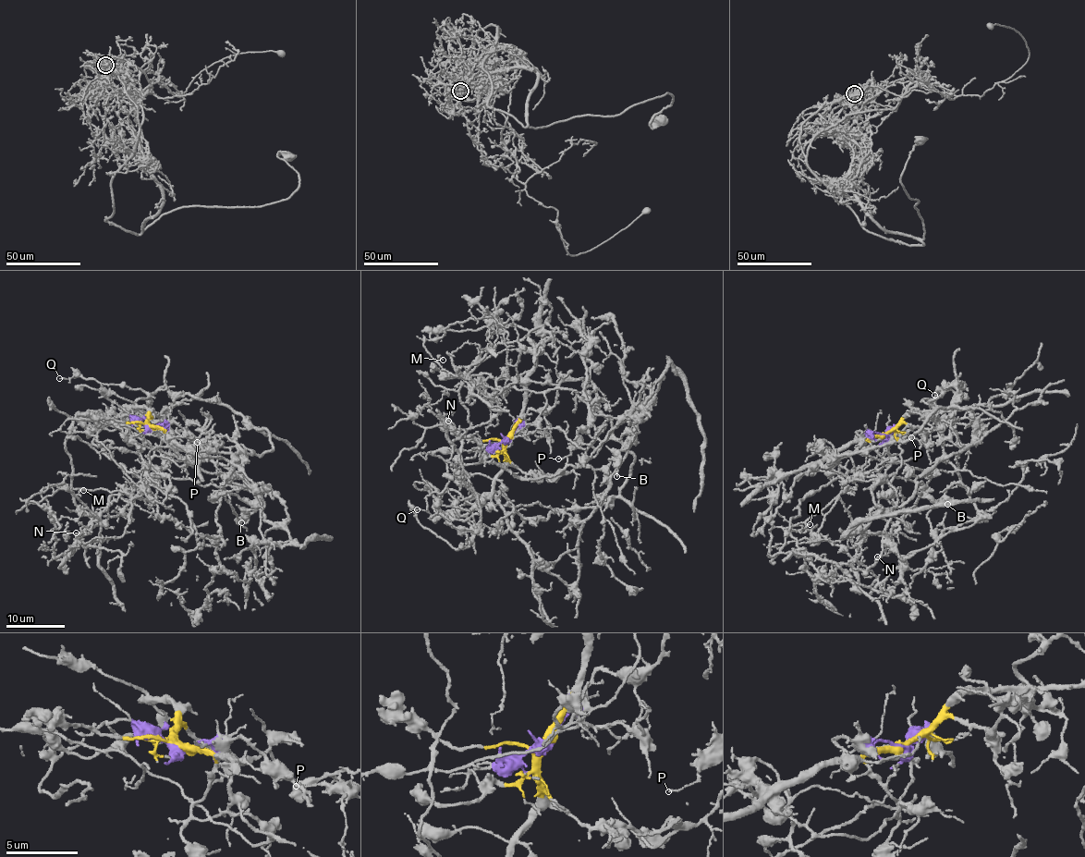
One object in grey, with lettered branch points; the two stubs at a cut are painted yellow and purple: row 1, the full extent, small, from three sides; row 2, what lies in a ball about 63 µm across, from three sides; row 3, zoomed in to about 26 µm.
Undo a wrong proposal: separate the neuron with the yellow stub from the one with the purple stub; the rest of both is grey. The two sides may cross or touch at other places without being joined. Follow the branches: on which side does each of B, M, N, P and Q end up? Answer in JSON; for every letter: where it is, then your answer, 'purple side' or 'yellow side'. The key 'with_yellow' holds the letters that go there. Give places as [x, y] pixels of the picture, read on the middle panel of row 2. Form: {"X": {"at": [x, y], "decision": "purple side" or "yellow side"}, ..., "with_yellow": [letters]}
{"B": {"at": [616, 476], "decision": "yellow side"}, "M": {"at": [443, 360], "decision": "yellow side"}, "N": {"at": [448, 421], "decision": "yellow side"}, "P": {"at": [558, 459], "decision": "purple side"}, "Q": {"at": [417, 509], "decision": "purple side"}, "with_yellow": ["B", "M", "N"]}

